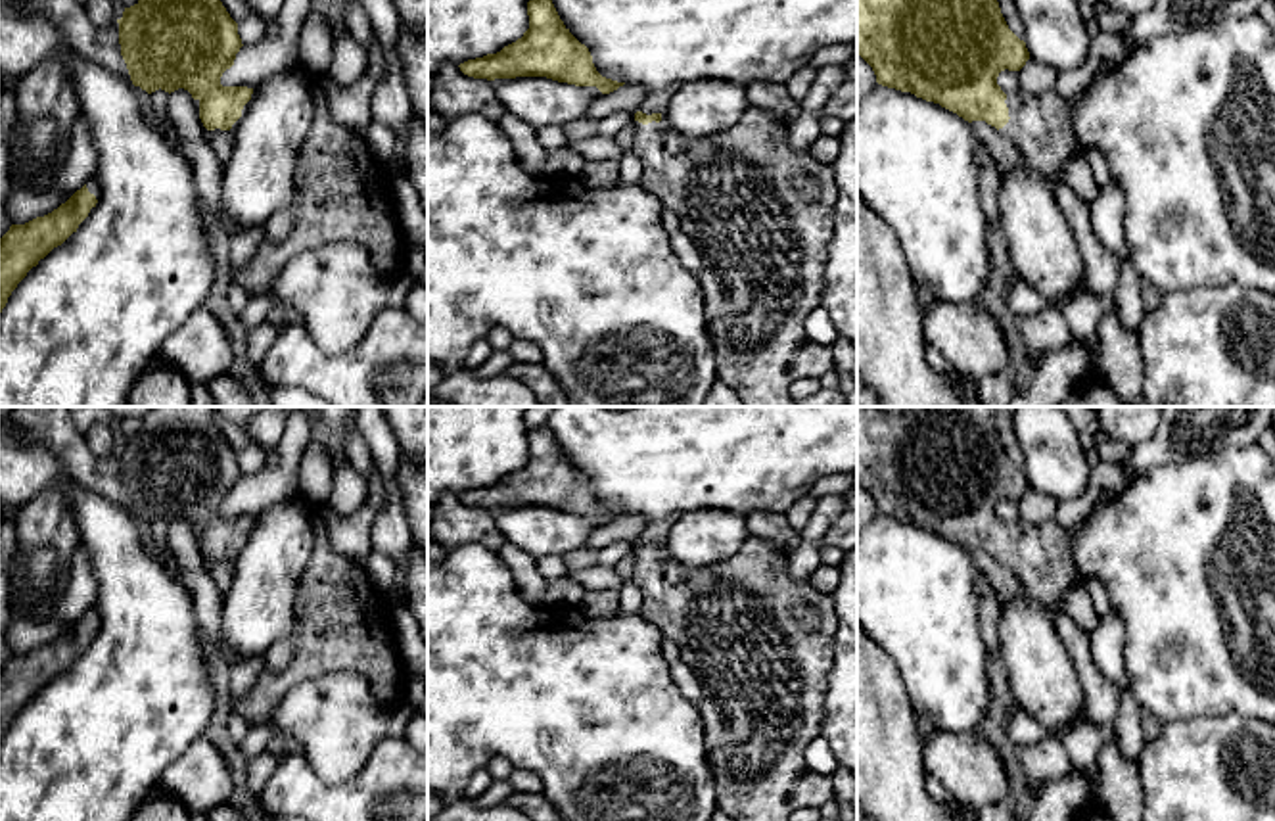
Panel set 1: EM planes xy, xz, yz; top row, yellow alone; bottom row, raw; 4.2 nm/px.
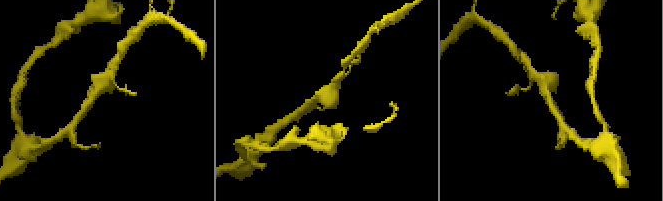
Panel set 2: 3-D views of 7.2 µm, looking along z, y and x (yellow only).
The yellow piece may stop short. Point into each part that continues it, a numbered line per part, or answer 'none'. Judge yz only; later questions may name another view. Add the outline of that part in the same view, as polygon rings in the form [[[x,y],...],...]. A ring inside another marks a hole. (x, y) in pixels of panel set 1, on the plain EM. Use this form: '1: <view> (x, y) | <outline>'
1: yz (1042, 557) | [[[1047,522],[1035,528],[1007,526],[1008,552],[999,562],[1010,568],[1030,595],[1047,612],[1066,610],[1066,593],[1085,581],[1074,562],[1068,528]]]

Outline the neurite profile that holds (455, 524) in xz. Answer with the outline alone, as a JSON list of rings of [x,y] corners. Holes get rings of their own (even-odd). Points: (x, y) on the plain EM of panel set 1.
[[[443,493],[433,503],[429,537],[447,551],[481,545],[498,552],[508,543],[498,531],[491,510],[468,506],[454,493]]]

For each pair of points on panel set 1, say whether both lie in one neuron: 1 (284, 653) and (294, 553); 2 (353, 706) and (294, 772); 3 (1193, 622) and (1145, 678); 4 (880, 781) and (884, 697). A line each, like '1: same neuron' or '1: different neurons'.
1: different neurons
2: different neurons
3: same neuron
4: same neuron

